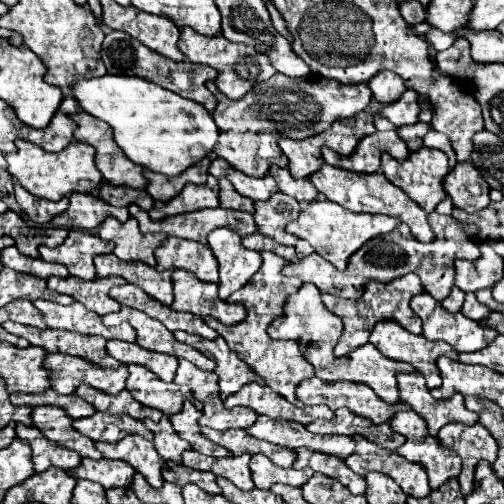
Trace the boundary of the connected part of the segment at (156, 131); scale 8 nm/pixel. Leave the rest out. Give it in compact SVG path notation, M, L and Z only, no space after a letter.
M105 74L93 80L81 80L81 84L71 88L71 94L85 112L113 128L115 142L131 162L165 176L179 176L205 156L213 156L213 148L219 140L215 120L201 104L137 76Z

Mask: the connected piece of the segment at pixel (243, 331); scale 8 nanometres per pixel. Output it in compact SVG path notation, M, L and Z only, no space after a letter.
M263 252L263 264L261 268L253 274L253 278L237 292L233 292L233 296L229 296L227 300L229 302L241 302L245 308L247 308L247 318L239 324L233 324L233 326L227 326L227 324L221 324L219 320L215 318L205 318L205 322L219 332L219 336L225 338L225 342L229 344L229 348L233 352L237 352L237 356L241 356L241 360L245 360L259 376L265 378L265 384L275 390L277 394L281 394L283 398L287 398L291 404L297 404L301 406L301 400L297 400L295 396L295 390L297 386L315 376L315 370L313 366L305 360L305 356L301 354L299 350L299 344L295 340L289 340L289 342L281 342L281 340L273 340L269 334L267 334L267 328L271 324L271 320L283 312L283 304L287 300L287 296L291 292L295 292L303 282L297 280L297 278L289 278L289 276L283 276L281 274L281 268L285 266L285 258L273 254L273 252Z

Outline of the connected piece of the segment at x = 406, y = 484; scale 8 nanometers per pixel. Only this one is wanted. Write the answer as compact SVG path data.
M355 436L357 448L355 452L345 458L345 464L359 476L365 476L367 472L383 472L387 476L391 476L405 494L415 496L415 498L423 498L431 492L429 480L427 480L427 472L421 464L413 464L409 460L405 460L403 456L399 456L395 450L385 450L379 444L373 444L371 440L367 440L365 436Z

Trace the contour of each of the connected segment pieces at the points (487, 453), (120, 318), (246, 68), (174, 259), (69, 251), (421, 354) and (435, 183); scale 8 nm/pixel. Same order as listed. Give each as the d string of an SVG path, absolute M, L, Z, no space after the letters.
M451 422L439 430L439 440L441 440L441 444L447 444L461 456L463 470L459 474L459 484L461 484L463 496L469 496L469 492L473 492L473 488L475 488L473 472L475 472L477 462L479 460L493 462L497 458L495 438L479 422L473 426L467 426L461 422Z
M121 306L117 314L109 314L103 318L103 324L107 326L115 326L121 322L133 324L133 328L137 330L137 344L143 346L145 350L165 352L175 358L185 358L195 366L199 366L201 370L215 370L213 360L209 360L205 354L197 352L189 344L181 344L179 340L175 340L175 336L167 328L161 328L161 324L157 324L157 320L153 320L151 316L145 316L145 312L137 312L135 308Z
M183 28L181 30L181 38L179 38L179 50L191 60L191 62L197 62L197 64L205 64L205 66L211 66L219 72L219 76L215 78L215 84L217 88L227 96L227 98L243 98L255 84L263 82L263 80L269 80L271 76L277 74L275 66L271 64L269 56L257 52L255 48L251 46L245 46L245 44L235 44L235 42L229 42L225 40L221 34L219 36L201 36L199 32L195 32L193 28Z
M169 236L161 248L157 248L157 268L161 270L189 270L199 280L217 282L219 280L219 264L213 256L211 248L205 244L197 244L195 240L181 240Z
M69 232L65 242L57 248L41 246L39 254L47 262L59 262L67 266L71 276L81 280L93 280L95 268L93 258L97 254L111 254L115 245L113 242L103 242L99 236L91 232Z
M393 320L377 322L375 328L373 328L373 332L371 332L371 336L369 336L369 342L375 344L383 356L389 356L393 360L405 360L405 362L413 364L415 370L419 370L425 376L429 390L433 390L433 388L437 388L441 384L441 374L439 374L439 368L437 368L435 360L439 356L447 356L447 358L457 360L457 356L459 356L459 352L455 348L451 348L447 342L443 342L443 340L431 342L423 334L411 334L409 330L405 330L401 324L393 322Z
M419 148L417 152L411 152L405 162L397 162L397 160L393 160L393 156L389 156L385 152L385 156L381 156L381 170L393 184L403 188L409 196L413 196L413 200L421 208L425 208L425 212L433 212L435 206L445 198L445 190L443 190L441 180L449 172L449 162L447 162L447 156L439 150Z

